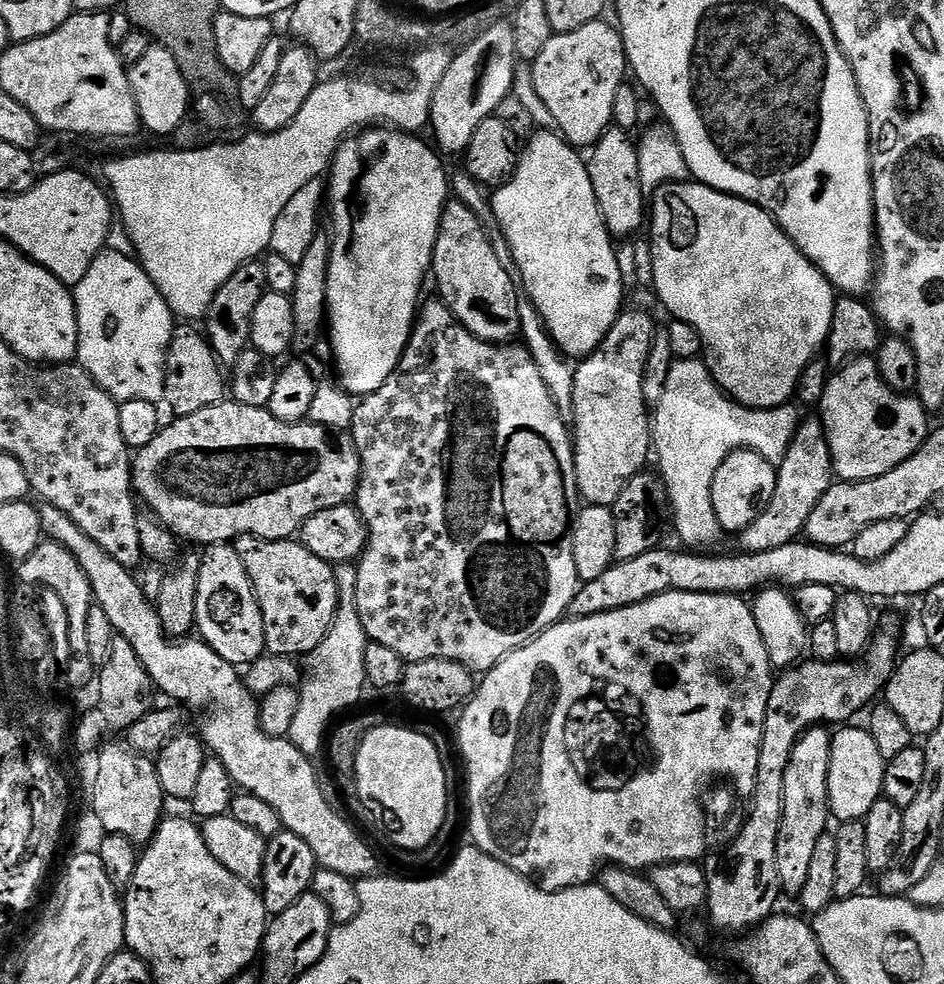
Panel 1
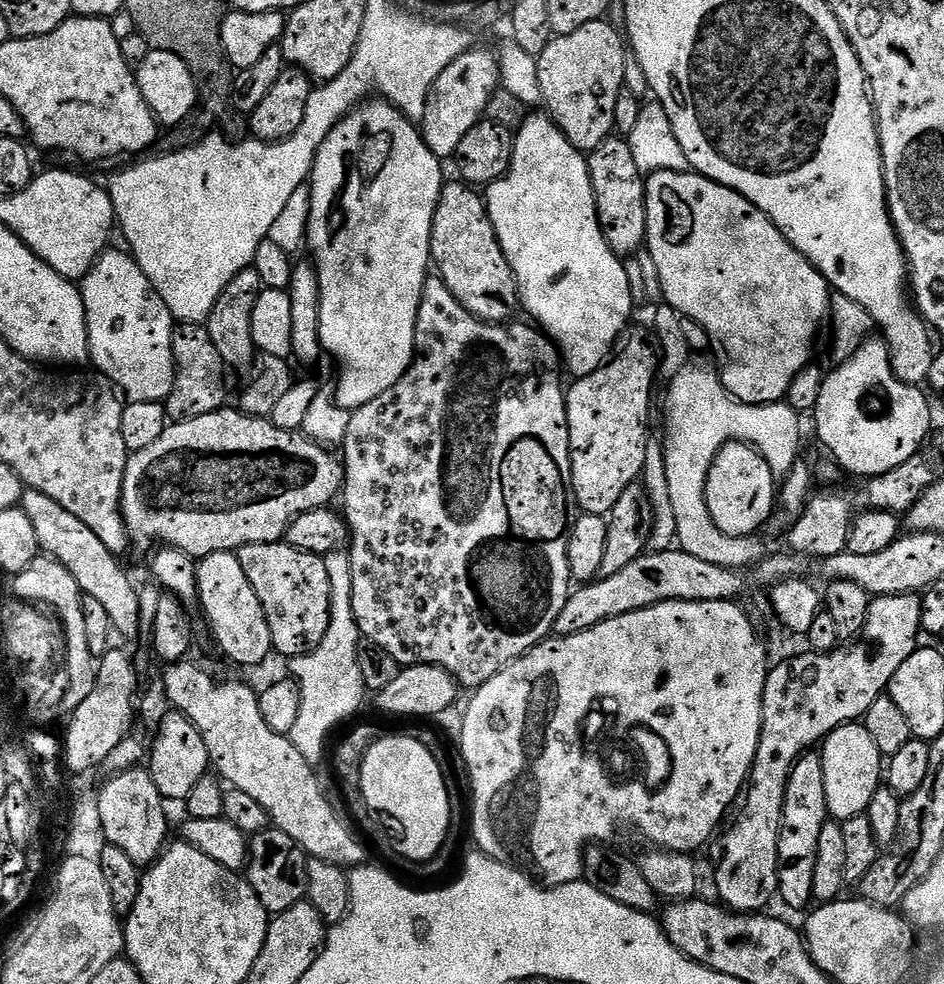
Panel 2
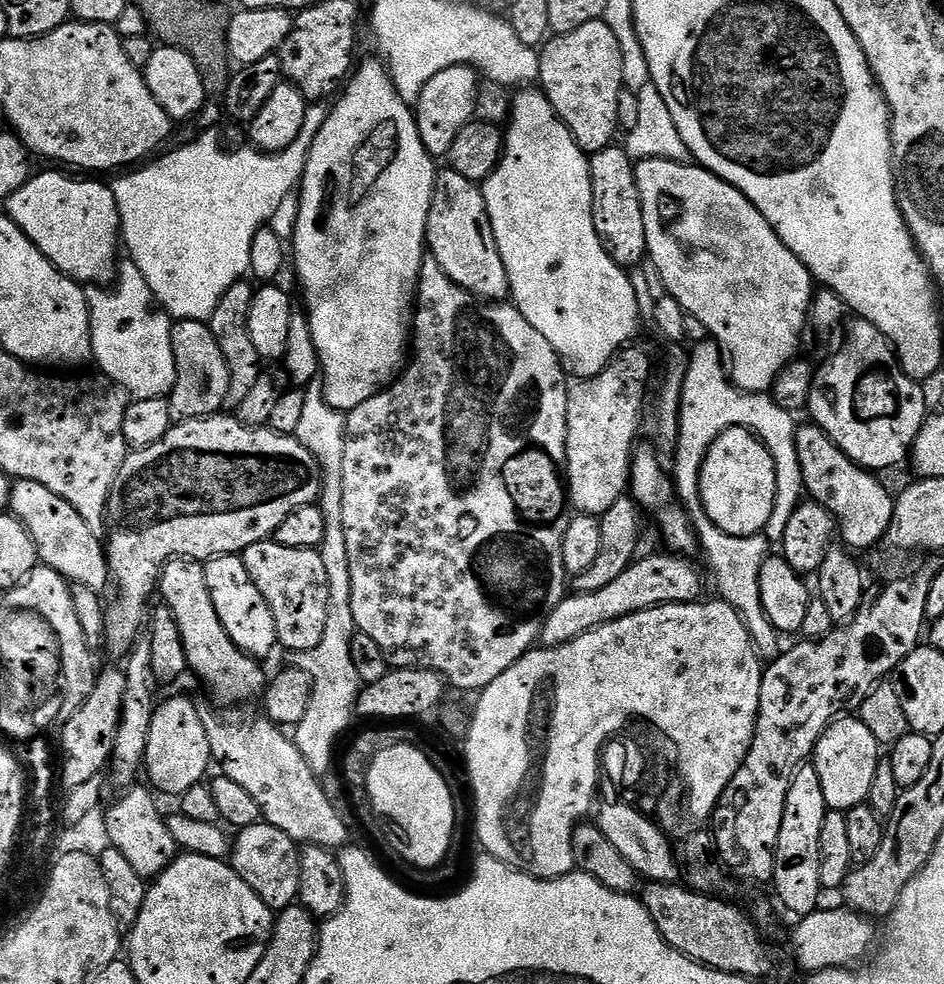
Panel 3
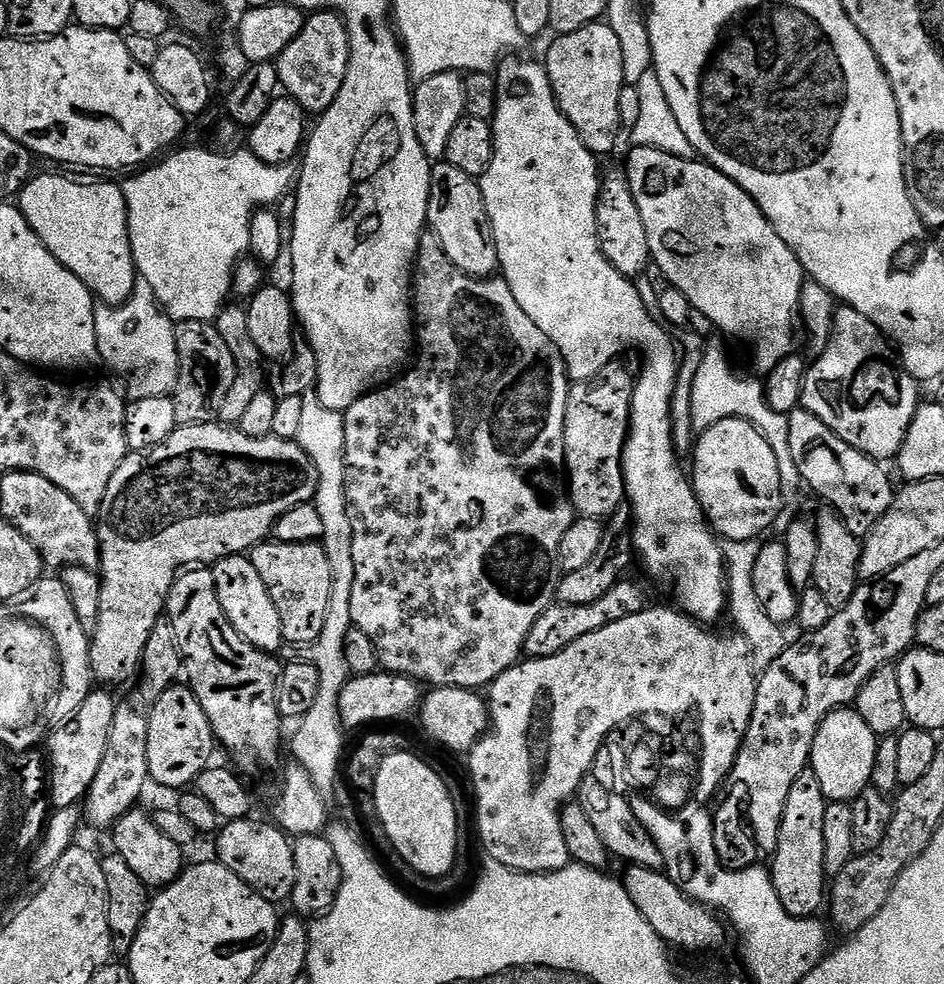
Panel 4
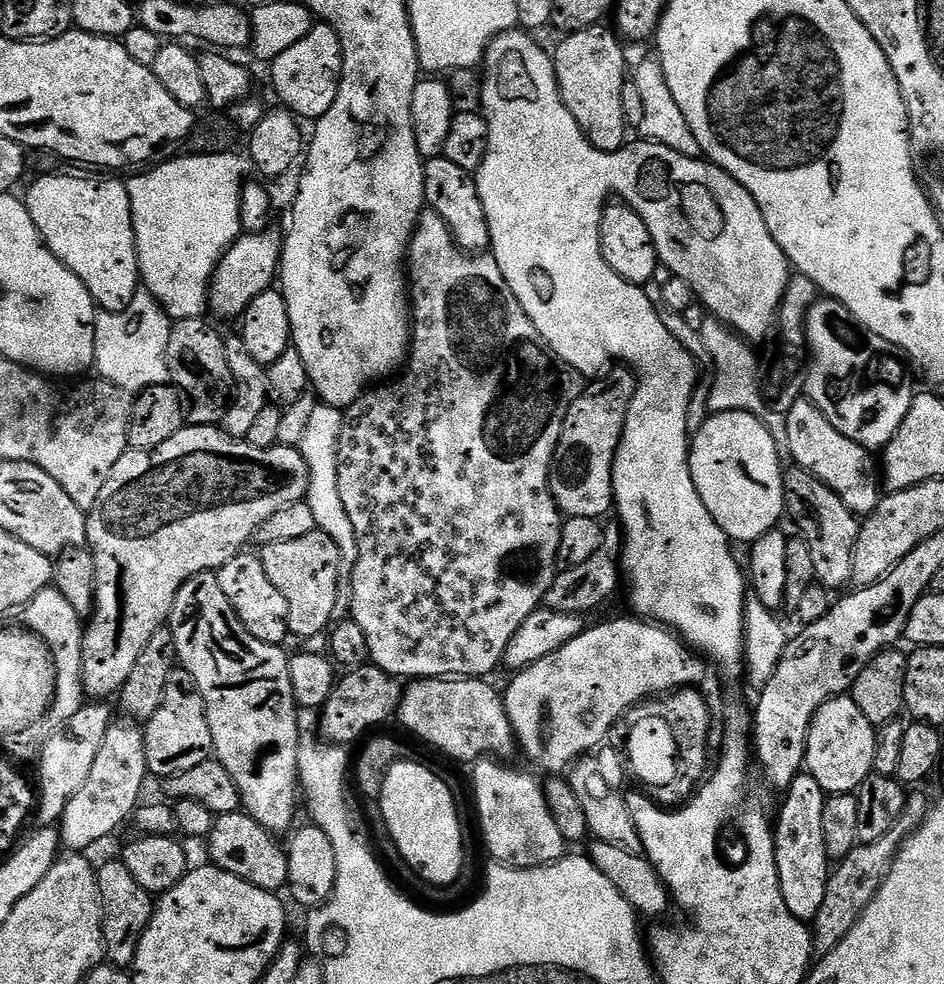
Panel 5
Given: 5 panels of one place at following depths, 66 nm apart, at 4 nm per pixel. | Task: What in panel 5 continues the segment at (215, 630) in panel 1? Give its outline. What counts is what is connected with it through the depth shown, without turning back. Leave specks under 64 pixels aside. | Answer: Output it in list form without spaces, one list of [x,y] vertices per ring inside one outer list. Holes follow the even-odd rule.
[[[241,554],[230,558],[218,569],[216,572],[218,586],[222,586],[226,598],[230,598],[230,606],[234,606],[234,610],[242,622],[242,626],[246,626],[246,630],[250,630],[250,634],[254,634],[254,638],[267,644],[283,645],[284,639],[289,639],[290,636],[286,598],[282,598],[282,593],[275,588],[274,582],[270,582],[270,578],[266,578],[266,570],[262,566],[259,555],[248,555]]]

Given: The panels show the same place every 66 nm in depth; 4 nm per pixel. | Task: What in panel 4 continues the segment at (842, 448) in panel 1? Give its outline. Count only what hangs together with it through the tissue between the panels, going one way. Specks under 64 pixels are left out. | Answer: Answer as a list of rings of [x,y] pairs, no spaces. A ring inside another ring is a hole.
[[[847,306],[837,307],[834,318],[832,319],[831,329],[827,333],[826,339],[828,339],[828,345],[825,346],[824,353],[822,353],[813,364],[811,361],[810,367],[804,373],[804,393],[800,399],[802,407],[810,414],[822,418],[822,422],[826,422],[826,426],[830,426],[830,430],[834,430],[834,434],[838,434],[838,438],[842,438],[842,442],[850,442],[850,446],[854,446],[854,450],[862,450],[862,454],[866,454],[871,460],[879,460],[881,462],[891,461],[900,455],[902,442],[910,430],[912,419],[916,417],[916,409],[921,403],[922,397],[920,397],[919,390],[916,389],[919,388],[918,381],[901,365],[897,353],[894,351],[893,345],[890,343],[888,337],[877,329],[874,322],[870,322],[870,318],[858,314],[858,310]]]

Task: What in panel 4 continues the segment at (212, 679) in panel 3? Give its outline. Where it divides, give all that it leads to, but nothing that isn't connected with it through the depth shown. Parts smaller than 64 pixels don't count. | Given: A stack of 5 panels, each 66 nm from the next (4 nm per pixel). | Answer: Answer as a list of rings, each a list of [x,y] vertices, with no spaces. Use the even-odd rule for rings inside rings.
[[[196,566],[177,575],[168,595],[166,616],[174,626],[180,655],[184,657],[187,683],[202,710],[206,710],[219,747],[221,744],[232,755],[231,763],[241,773],[270,771],[280,760],[282,717],[276,700],[280,697],[281,661],[276,661],[271,652],[250,646],[230,626],[230,618],[226,618],[226,610],[218,602],[211,567]]]

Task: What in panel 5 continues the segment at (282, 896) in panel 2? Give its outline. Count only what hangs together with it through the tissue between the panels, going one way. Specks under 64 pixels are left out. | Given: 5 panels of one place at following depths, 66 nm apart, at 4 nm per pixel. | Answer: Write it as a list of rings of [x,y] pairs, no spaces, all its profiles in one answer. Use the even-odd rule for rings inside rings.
[[[241,810],[216,816],[216,825],[206,841],[208,856],[213,865],[267,892],[283,893],[289,887],[288,854],[273,833],[268,832],[247,812]]]

